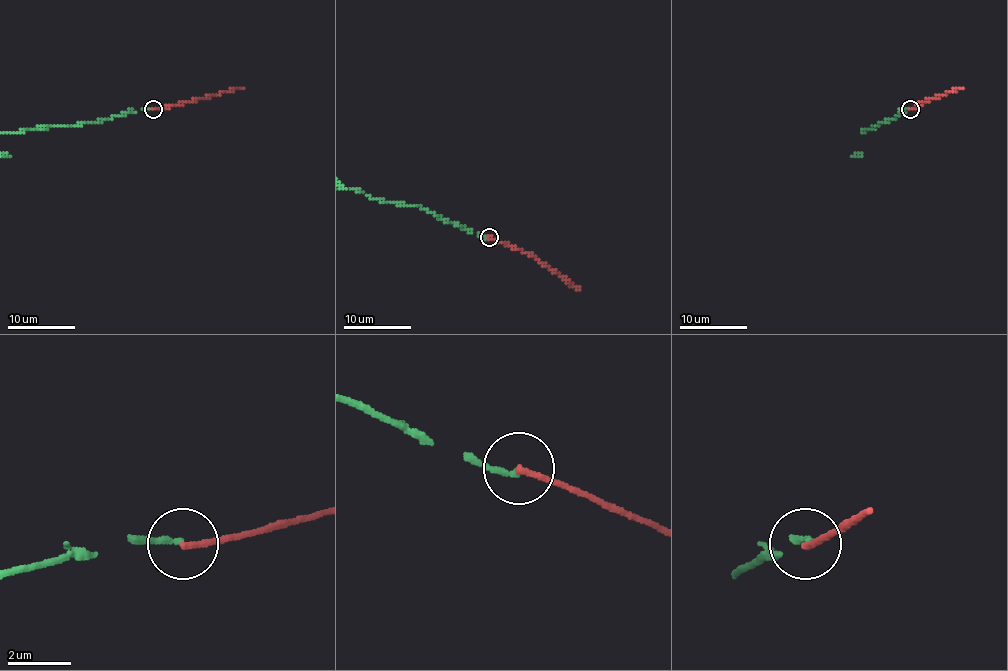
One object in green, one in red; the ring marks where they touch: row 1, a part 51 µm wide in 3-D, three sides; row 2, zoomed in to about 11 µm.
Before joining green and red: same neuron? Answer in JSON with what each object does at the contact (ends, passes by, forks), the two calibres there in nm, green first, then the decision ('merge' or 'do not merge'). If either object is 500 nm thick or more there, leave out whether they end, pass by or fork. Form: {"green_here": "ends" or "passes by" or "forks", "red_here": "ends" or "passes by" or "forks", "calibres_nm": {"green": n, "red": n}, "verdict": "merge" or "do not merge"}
{"green_here": "ends", "red_here": "ends", "calibres_nm": {"green": 190, "red": 200}, "verdict": "do not merge"}

